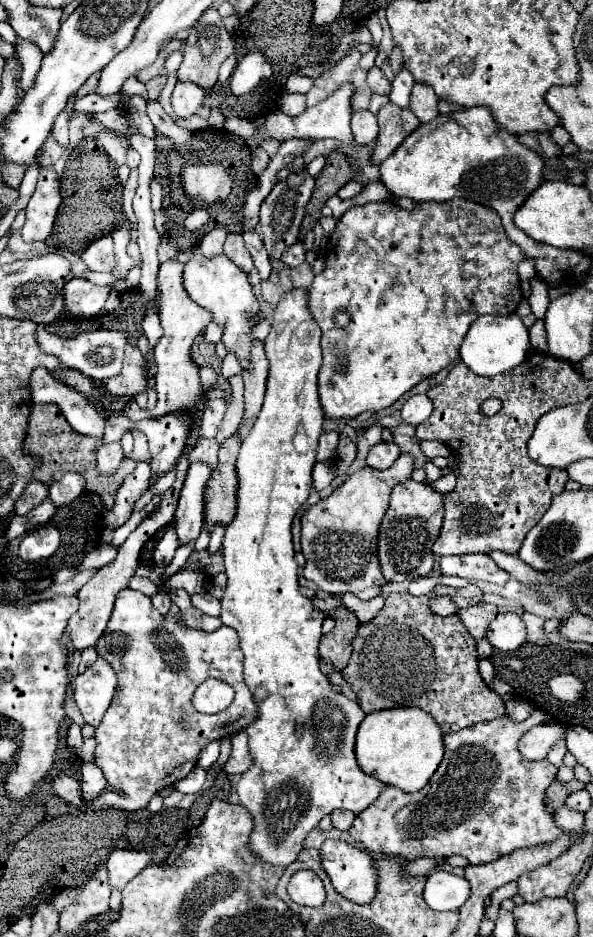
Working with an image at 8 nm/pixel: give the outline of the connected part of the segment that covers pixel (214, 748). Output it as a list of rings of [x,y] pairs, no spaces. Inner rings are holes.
[[[214,740],[214,742],[210,742],[210,744],[202,750],[200,760],[198,760],[198,766],[204,768],[204,770],[210,770],[210,768],[216,764],[218,756],[220,756],[220,740]]]

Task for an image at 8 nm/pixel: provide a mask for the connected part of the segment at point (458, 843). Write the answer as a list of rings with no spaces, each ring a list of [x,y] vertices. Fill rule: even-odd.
[[[534,710],[524,722],[512,722],[508,716],[494,718],[490,722],[474,724],[464,730],[444,736],[444,758],[428,780],[428,784],[418,792],[402,792],[400,788],[386,786],[384,794],[370,804],[362,814],[358,814],[348,828],[348,834],[364,844],[372,852],[384,856],[394,856],[402,860],[432,858],[438,866],[446,864],[446,858],[452,854],[464,856],[470,864],[488,864],[504,854],[510,854],[518,848],[532,848],[544,842],[550,842],[564,832],[554,824],[552,814],[544,808],[544,792],[554,782],[556,768],[544,760],[544,764],[530,764],[518,752],[518,740],[536,724],[546,722],[548,716],[542,710]],[[404,806],[410,808],[410,814],[398,814]]]

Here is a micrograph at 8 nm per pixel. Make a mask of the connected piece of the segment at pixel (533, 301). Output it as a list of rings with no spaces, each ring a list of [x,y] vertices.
[[[532,278],[530,280],[530,296],[528,296],[528,302],[530,302],[530,308],[532,308],[532,314],[542,320],[545,316],[549,300],[548,286],[540,280],[540,278]]]

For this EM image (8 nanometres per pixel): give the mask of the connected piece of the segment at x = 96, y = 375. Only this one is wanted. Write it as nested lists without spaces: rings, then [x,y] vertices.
[[[38,326],[36,330],[40,348],[48,354],[54,354],[56,358],[60,358],[60,362],[66,368],[74,368],[80,370],[82,374],[94,378],[94,380],[106,380],[112,378],[116,374],[120,374],[122,370],[122,358],[124,358],[124,348],[128,344],[124,332],[114,332],[114,330],[94,330],[94,332],[82,332],[74,338],[60,338],[56,334],[50,334],[44,330],[44,326]]]

